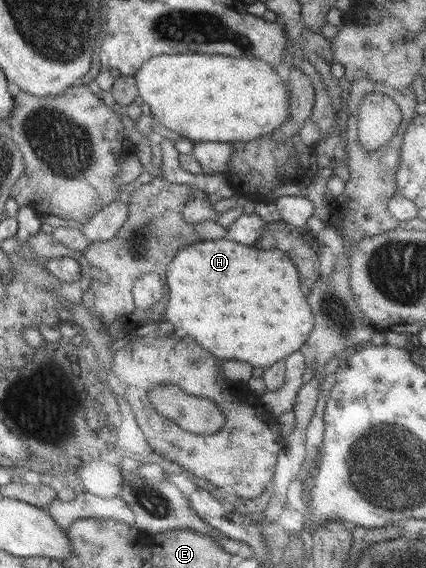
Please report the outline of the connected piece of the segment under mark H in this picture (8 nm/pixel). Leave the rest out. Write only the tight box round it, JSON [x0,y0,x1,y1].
[165,240,313,369]

